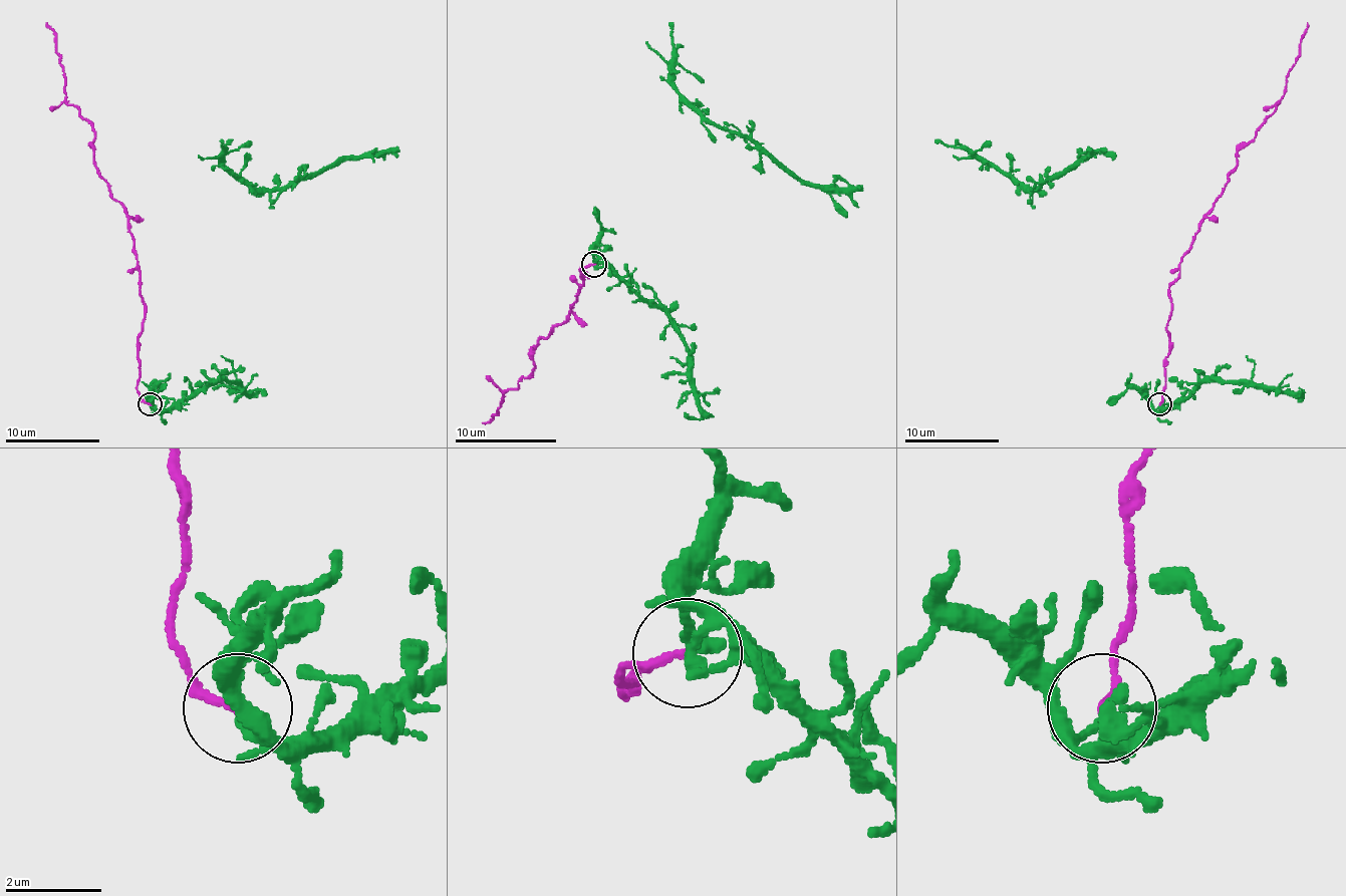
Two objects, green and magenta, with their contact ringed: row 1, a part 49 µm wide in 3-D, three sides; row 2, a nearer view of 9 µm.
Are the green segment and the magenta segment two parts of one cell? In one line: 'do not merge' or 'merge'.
do not merge

